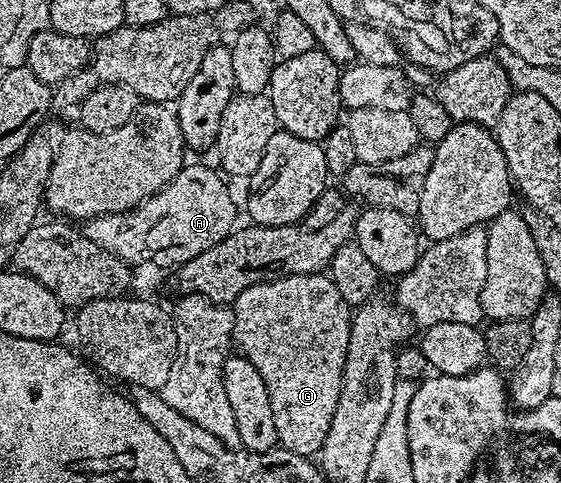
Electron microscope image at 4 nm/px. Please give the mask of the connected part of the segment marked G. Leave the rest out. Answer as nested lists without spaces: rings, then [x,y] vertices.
[[[312,273],[291,275],[278,281],[247,287],[247,291],[237,297],[231,308],[232,344],[240,356],[255,363],[255,371],[259,371],[259,375],[263,375],[263,383],[267,383],[267,395],[271,395],[271,415],[275,415],[275,431],[280,448],[308,458],[320,454],[327,433],[331,431],[331,419],[341,395],[347,347],[353,326],[351,307],[343,295],[339,295],[339,290],[328,275]]]

